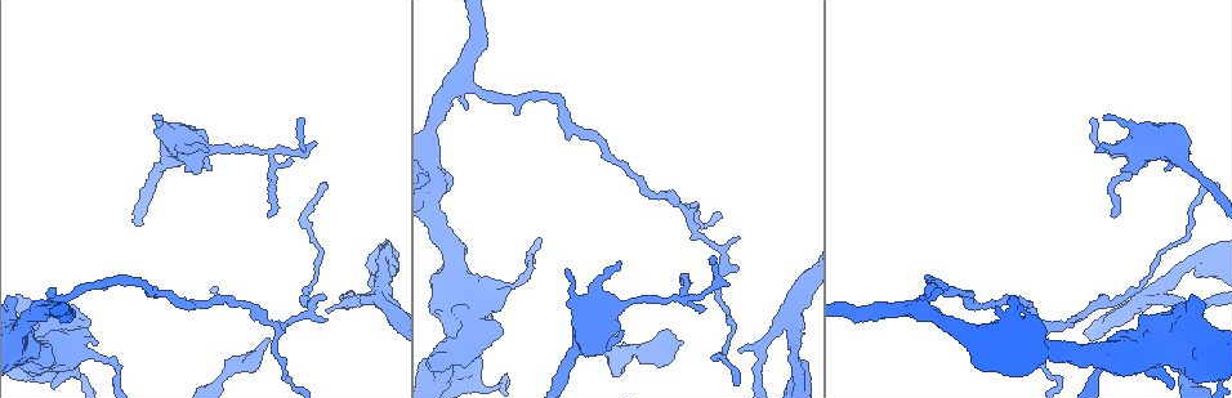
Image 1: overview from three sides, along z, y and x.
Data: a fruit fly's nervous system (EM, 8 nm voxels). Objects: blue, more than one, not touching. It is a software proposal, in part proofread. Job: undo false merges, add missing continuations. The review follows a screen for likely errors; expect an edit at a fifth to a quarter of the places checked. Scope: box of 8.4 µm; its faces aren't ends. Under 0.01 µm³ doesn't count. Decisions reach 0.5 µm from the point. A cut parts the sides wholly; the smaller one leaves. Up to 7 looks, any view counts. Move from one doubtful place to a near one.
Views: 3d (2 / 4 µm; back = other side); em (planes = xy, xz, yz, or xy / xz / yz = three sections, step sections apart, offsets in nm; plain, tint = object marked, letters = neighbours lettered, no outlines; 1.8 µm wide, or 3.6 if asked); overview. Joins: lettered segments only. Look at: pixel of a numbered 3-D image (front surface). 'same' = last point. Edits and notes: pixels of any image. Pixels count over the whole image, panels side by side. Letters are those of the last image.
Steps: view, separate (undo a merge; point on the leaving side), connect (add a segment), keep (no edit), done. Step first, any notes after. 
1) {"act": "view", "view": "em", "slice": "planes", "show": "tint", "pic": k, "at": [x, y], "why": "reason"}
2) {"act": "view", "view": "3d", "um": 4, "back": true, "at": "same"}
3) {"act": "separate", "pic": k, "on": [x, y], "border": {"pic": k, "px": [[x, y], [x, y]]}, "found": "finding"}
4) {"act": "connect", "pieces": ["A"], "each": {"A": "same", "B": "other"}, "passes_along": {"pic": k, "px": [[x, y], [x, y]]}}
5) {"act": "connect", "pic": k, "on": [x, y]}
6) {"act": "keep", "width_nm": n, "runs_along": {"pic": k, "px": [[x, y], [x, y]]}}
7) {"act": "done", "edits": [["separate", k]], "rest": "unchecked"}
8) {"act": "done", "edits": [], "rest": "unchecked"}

{"act": "view", "view": "em", "slice": "xy", "step": 8, "show": "letters", "pic": 1, "at": [303, 123], "why": "thin end"}

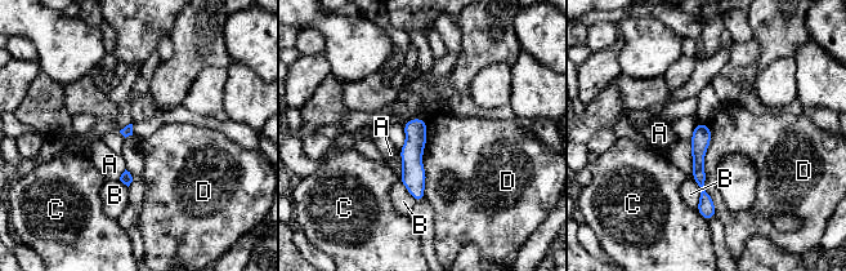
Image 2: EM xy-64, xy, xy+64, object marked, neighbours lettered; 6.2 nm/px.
{"act": "keep", "each": {"A": "other", "B": "other", "C": "other", "D": "other"}, "runs_along": {"pic": 2, "px": [[698, 128], [703, 210]]}, "found": "no lettered segment goes on from it"}

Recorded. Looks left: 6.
{"act": "view", "view": "3d", "um": 4, "back": true, "pic": 1, "at": [324, 322], "why": "free end"}

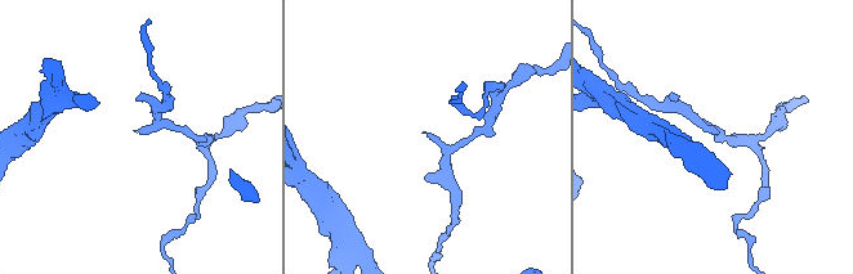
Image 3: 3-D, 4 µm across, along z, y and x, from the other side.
{"act": "view", "view": "em", "slice": "planes", "show": "letters", "pic": 3, "at": [422, 133], "why": "now the EM"}

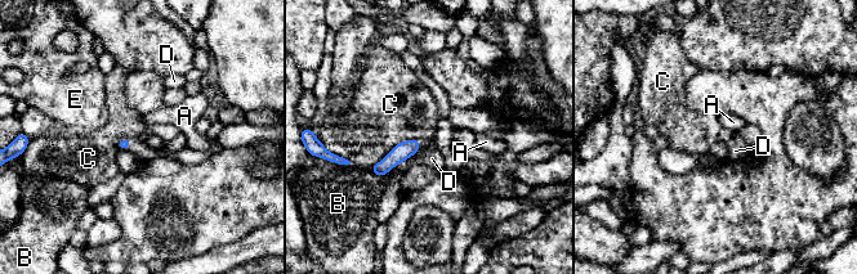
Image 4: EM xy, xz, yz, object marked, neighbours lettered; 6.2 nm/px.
{"act": "keep", "width_nm": 70, "each": {"A": "other", "B": "other", "C": "other", "D": "other", "E": "other"}, "runs_along": {"pic": 4, "px": [[416, 142], [380, 169], [375, 169]]}, "found": "no lettered segment goes on from it"}

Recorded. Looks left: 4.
{"act": "view", "view": "em", "slice": "xz", "step": 8, "show": "letters", "pic": 1, "at": [268, 340], "why": "long arm stops here"}

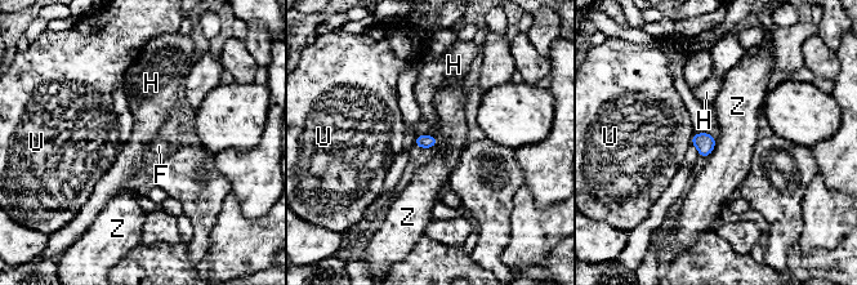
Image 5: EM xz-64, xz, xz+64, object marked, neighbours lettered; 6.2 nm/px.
{"act": "view", "view": "em", "slice": "planes", "show": "letters", "at": "same"}

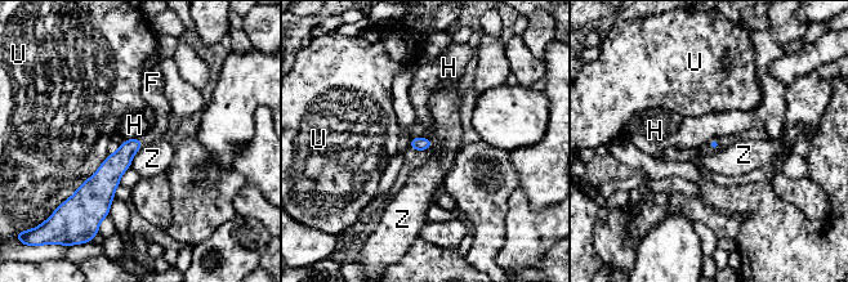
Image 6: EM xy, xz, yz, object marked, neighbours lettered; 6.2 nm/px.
{"act": "connect", "pieces": ["F"], "each": {"F": "same", "H": "other", "U": "other", "Z": "other"}, "found": "the neuron continues"}

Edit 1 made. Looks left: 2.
{"act": "done", "edits": [["connect", 6]], "rest": "unchecked"}

